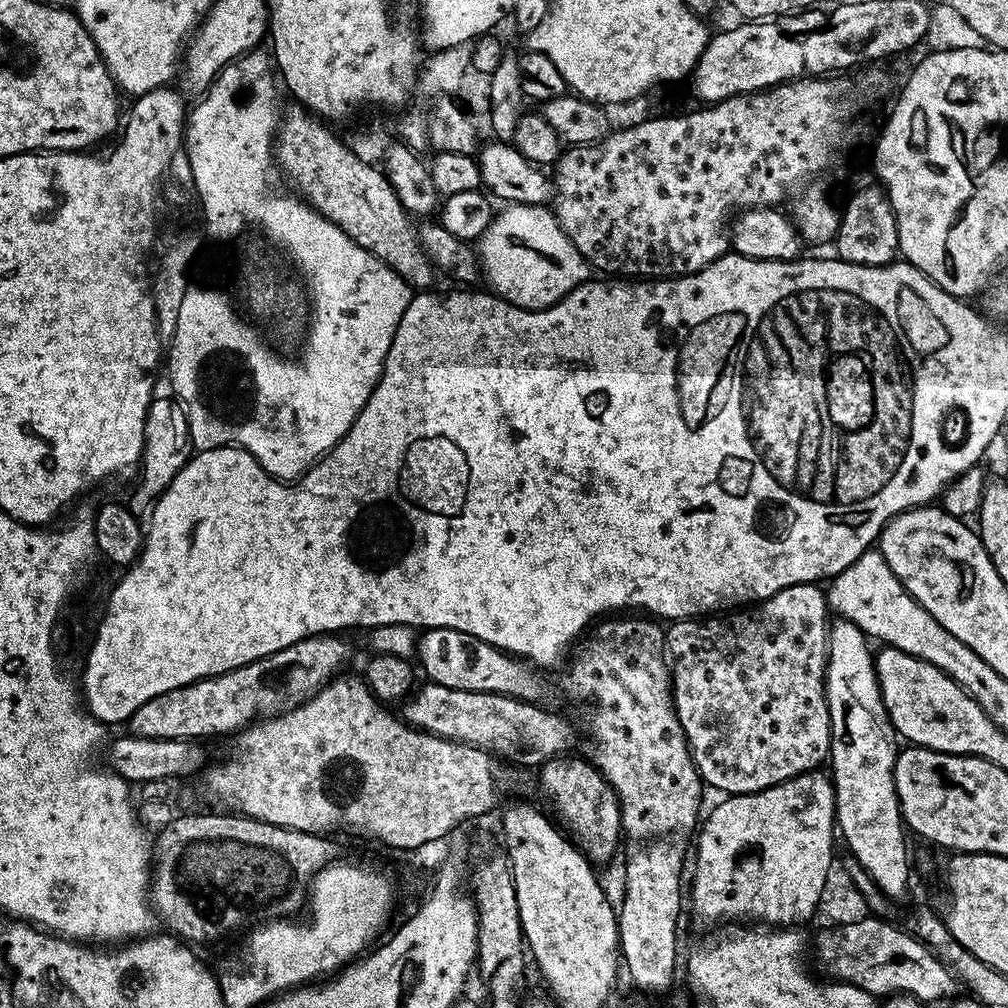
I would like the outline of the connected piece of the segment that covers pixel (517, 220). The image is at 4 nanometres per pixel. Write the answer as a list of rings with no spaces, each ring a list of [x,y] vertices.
[[[513,204],[505,207],[505,212],[495,217],[491,227],[478,242],[479,262],[483,279],[488,279],[487,287],[501,300],[529,310],[553,308],[564,297],[589,279],[590,265],[580,251],[570,242],[567,234],[560,229],[555,215],[547,207],[538,205]]]

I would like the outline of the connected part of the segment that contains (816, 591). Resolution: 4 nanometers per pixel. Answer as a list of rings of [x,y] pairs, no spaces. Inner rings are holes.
[[[819,583],[795,584],[778,590],[769,600],[761,600],[755,606],[721,615],[719,618],[693,618],[669,623],[666,628],[666,652],[670,657],[672,674],[672,701],[678,714],[678,722],[688,739],[688,749],[701,781],[728,796],[741,796],[747,792],[761,792],[775,784],[792,780],[803,772],[811,772],[821,767],[820,763],[829,759],[828,747],[832,741],[830,734],[830,714],[824,693],[824,671],[828,665],[828,629],[830,627],[830,605],[826,592]]]

